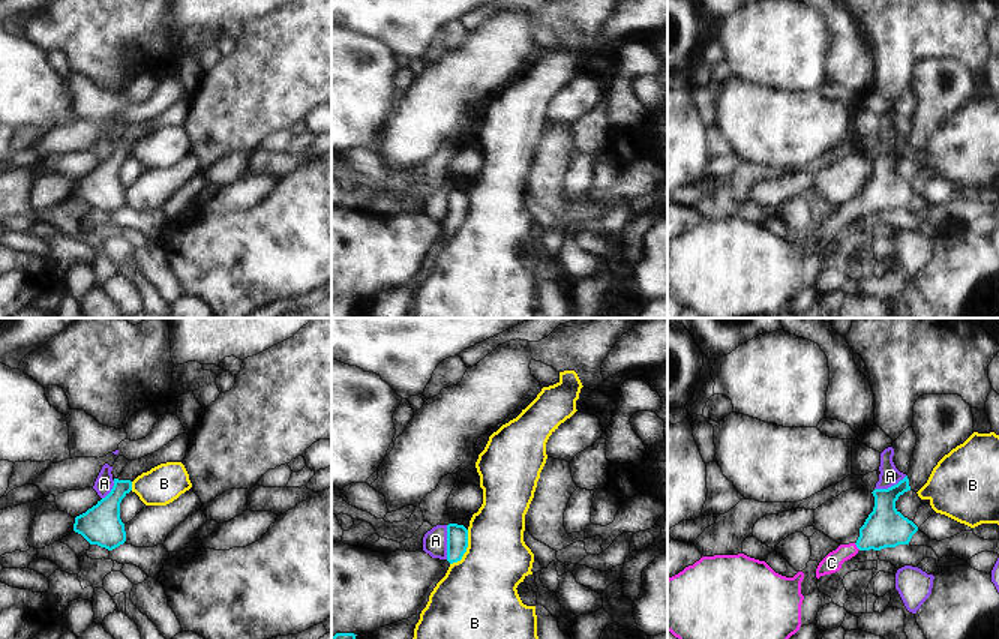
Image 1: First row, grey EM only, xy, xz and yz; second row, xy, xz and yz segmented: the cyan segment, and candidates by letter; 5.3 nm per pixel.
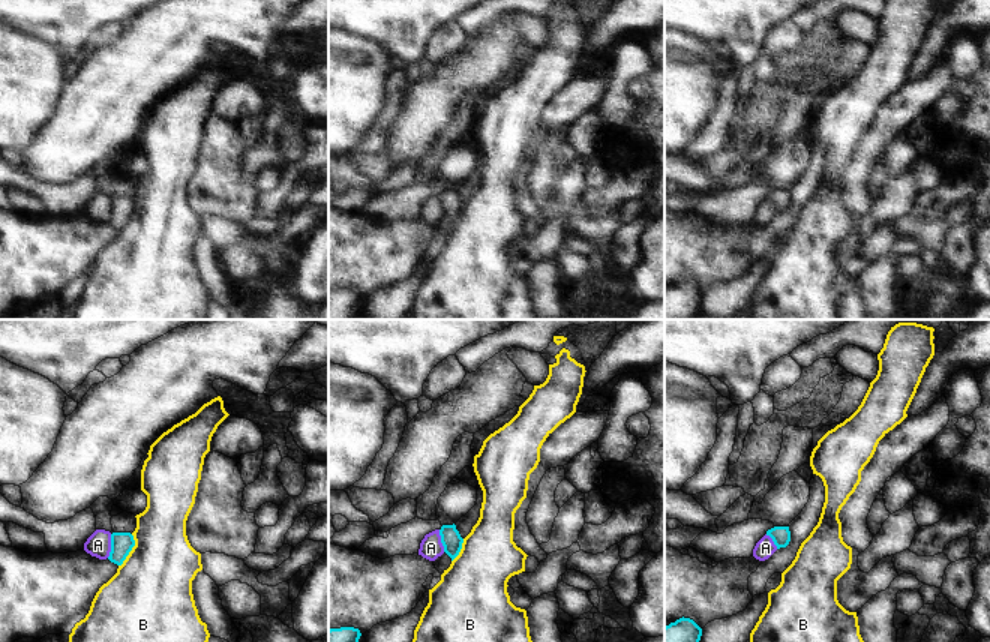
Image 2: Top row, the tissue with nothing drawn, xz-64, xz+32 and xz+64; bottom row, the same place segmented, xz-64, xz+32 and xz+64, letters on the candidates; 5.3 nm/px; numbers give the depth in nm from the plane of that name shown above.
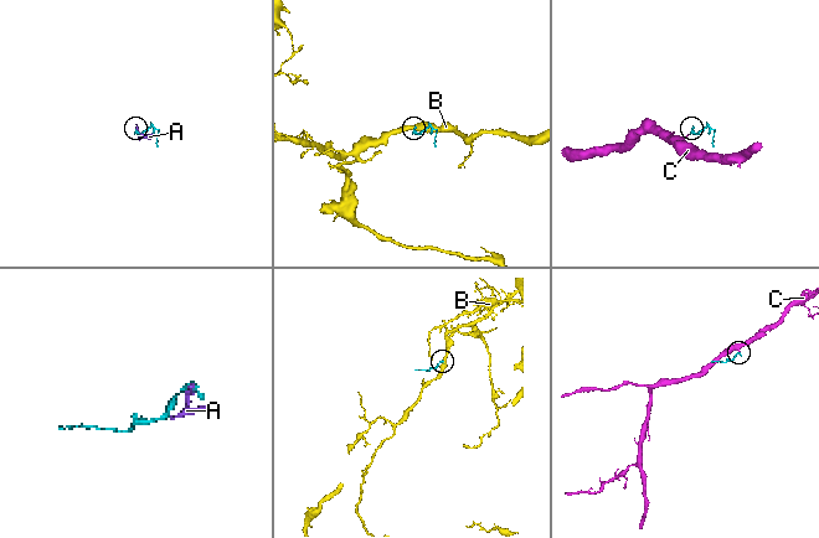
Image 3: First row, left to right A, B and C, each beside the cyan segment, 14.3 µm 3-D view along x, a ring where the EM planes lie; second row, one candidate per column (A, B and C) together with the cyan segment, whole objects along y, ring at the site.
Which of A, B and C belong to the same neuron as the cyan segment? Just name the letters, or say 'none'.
C

